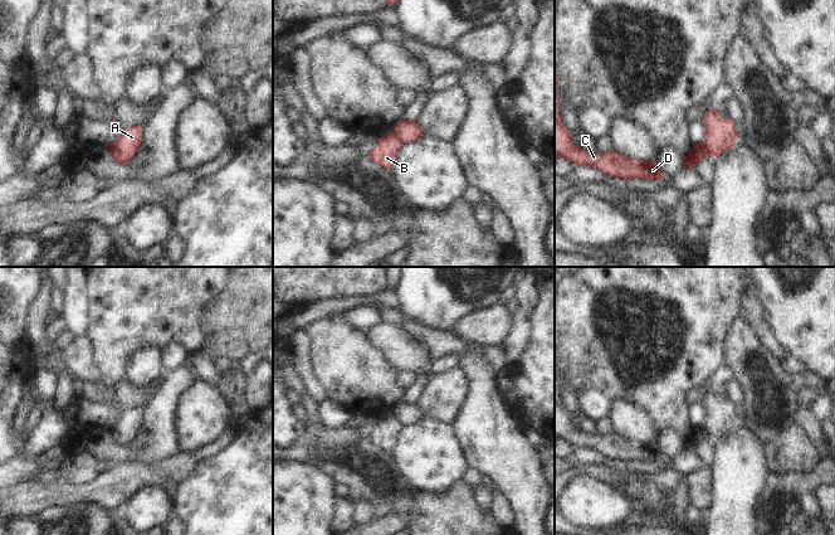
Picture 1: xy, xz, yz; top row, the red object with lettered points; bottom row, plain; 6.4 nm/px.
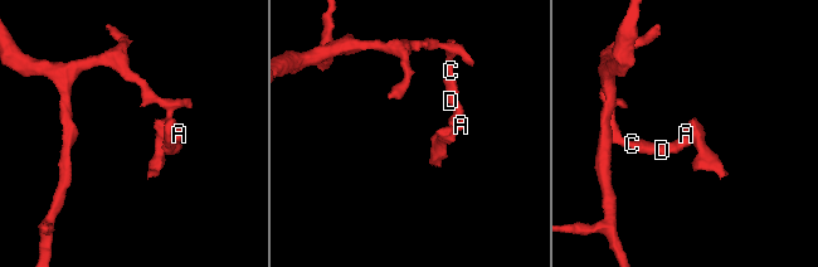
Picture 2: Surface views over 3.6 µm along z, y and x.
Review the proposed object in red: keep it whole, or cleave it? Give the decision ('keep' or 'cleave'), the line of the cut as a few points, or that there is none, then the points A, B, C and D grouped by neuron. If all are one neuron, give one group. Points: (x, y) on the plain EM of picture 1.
cleave | yz (702, 424), (711, 437) | A C D / B

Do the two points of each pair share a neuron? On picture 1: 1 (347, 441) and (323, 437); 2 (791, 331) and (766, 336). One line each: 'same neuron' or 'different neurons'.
1: same neuron
2: different neurons

